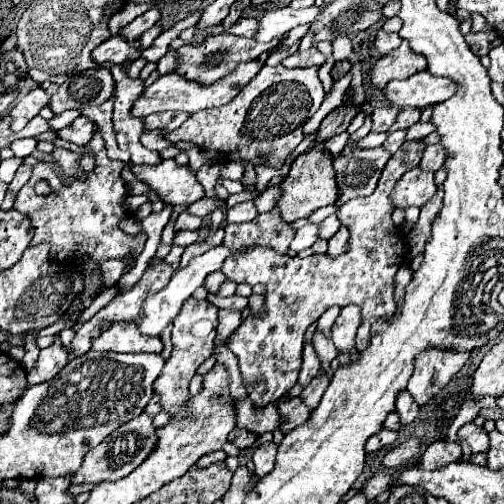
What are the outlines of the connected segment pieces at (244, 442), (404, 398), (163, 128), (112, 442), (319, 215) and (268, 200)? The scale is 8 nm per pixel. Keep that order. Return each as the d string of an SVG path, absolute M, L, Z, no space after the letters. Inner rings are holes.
M235 429L236 430L233 432L233 444L241 450L252 447L260 436L259 434L245 431L245 429Z
M399 391L397 399L395 399L395 405L397 405L397 413L401 415L401 425L407 425L417 417L419 405L413 401L409 391Z
M163 111L163 113L153 113L143 117L143 125L145 131L161 131L161 135L181 127L181 123L185 123L191 115L189 113L181 113L181 111Z
M143 413L135 419L131 419L129 423L125 423L123 427L119 427L117 431L113 431L109 435L109 441L105 439L95 449L91 449L85 455L79 471L71 477L71 483L93 483L93 485L97 485L101 481L117 481L117 479L125 477L133 467L139 467L139 463L143 463L143 459L151 453L153 447L155 447L155 427L151 423L151 417Z
M328 205L326 207L322 207L311 214L309 221L314 224L319 224L328 216L336 214L337 210L338 207L336 205Z
M265 189L261 195L257 195L255 199L253 199L253 203L255 203L255 207L257 207L257 213L267 213L267 211L271 211L273 207L275 207L275 199L279 197L279 189Z

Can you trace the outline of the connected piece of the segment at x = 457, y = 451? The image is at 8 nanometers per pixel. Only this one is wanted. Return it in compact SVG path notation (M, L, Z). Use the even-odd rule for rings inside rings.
M439 439L427 445L427 449L419 455L417 463L423 469L435 469L441 467L443 463L453 463L457 459L461 459L461 445L457 441L449 443L445 439Z

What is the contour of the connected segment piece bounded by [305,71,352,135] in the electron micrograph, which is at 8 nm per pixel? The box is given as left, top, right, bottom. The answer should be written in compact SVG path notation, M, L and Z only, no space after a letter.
M350 71L343 78L335 82L331 91L325 95L323 105L319 107L317 115L313 115L313 119L311 119L311 121L305 125L305 135L309 135L311 131L315 131L315 129L319 127L319 123L325 119L325 115L327 115L329 111L333 111L333 109L335 109L339 103L343 102L343 96L346 90L350 87L351 80L352 75Z

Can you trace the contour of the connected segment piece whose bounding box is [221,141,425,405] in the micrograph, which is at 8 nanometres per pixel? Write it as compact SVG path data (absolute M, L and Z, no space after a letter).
M405 141L399 151L387 161L381 179L377 184L377 189L369 195L369 197L361 197L361 199L353 199L347 205L343 205L343 209L339 209L339 219L343 225L349 227L351 237L347 241L347 251L343 255L311 255L311 257L289 257L289 255L279 255L275 253L271 247L251 247L247 251L229 255L223 263L223 273L225 277L233 279L235 283L261 283L265 285L265 309L259 315L249 315L247 319L241 321L239 329L235 329L229 335L229 349L237 355L239 359L239 371L243 377L243 385L249 391L249 399L257 405L269 405L273 401L277 401L285 391L289 391L295 383L297 383L297 375L299 375L299 367L301 367L301 351L303 351L303 335L307 331L307 327L311 323L315 323L323 311L327 311L331 305L339 305L345 307L349 303L355 303L361 309L361 327L359 327L359 341L357 341L357 351L367 349L367 343L371 339L371 327L377 319L381 317L391 317L397 309L395 301L393 301L393 277L397 273L397 269L403 263L403 255L405 255L405 243L401 239L401 235L397 235L397 227L391 221L391 201L389 201L389 193L391 187L395 185L395 179L399 179L399 175L403 175L405 171L409 171L411 167L419 165L419 155L423 155L423 143L421 141Z

